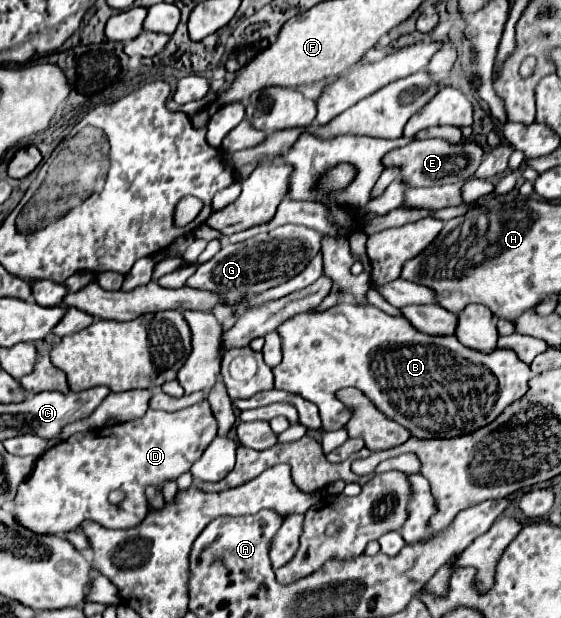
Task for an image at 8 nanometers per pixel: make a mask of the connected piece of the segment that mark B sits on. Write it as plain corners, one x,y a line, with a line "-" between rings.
340,301
334,307
326,309
326,311
304,311
304,313
298,313
290,319
286,319
278,329
276,333
282,337
282,361
272,369
274,371
274,387
276,389
282,389
282,391
288,391
288,393
298,393
300,397
312,401
318,405
320,409
320,417
322,417
322,429
324,431
336,431
340,427
344,427
344,423
350,419
350,411
336,399
336,391
342,389
342,387
356,387
360,391
364,391
370,401
386,415
390,417
392,421
400,423
402,427
406,427
414,437
420,437
420,439
432,439
432,437
456,437
456,435
464,435
464,433
470,433
470,431
476,431
480,427
484,427
486,423
492,423
502,411
506,405
510,405
512,401
520,399
526,391
528,391
528,379
530,379
530,367
516,355
516,351
510,351
510,349
500,349
496,347
492,353
482,353
482,351
474,351
470,347
464,347
454,335
426,335
422,331
418,331
416,327
412,327
412,323
408,323
404,317
392,317
372,305
358,305
358,303
351,303
349,301

